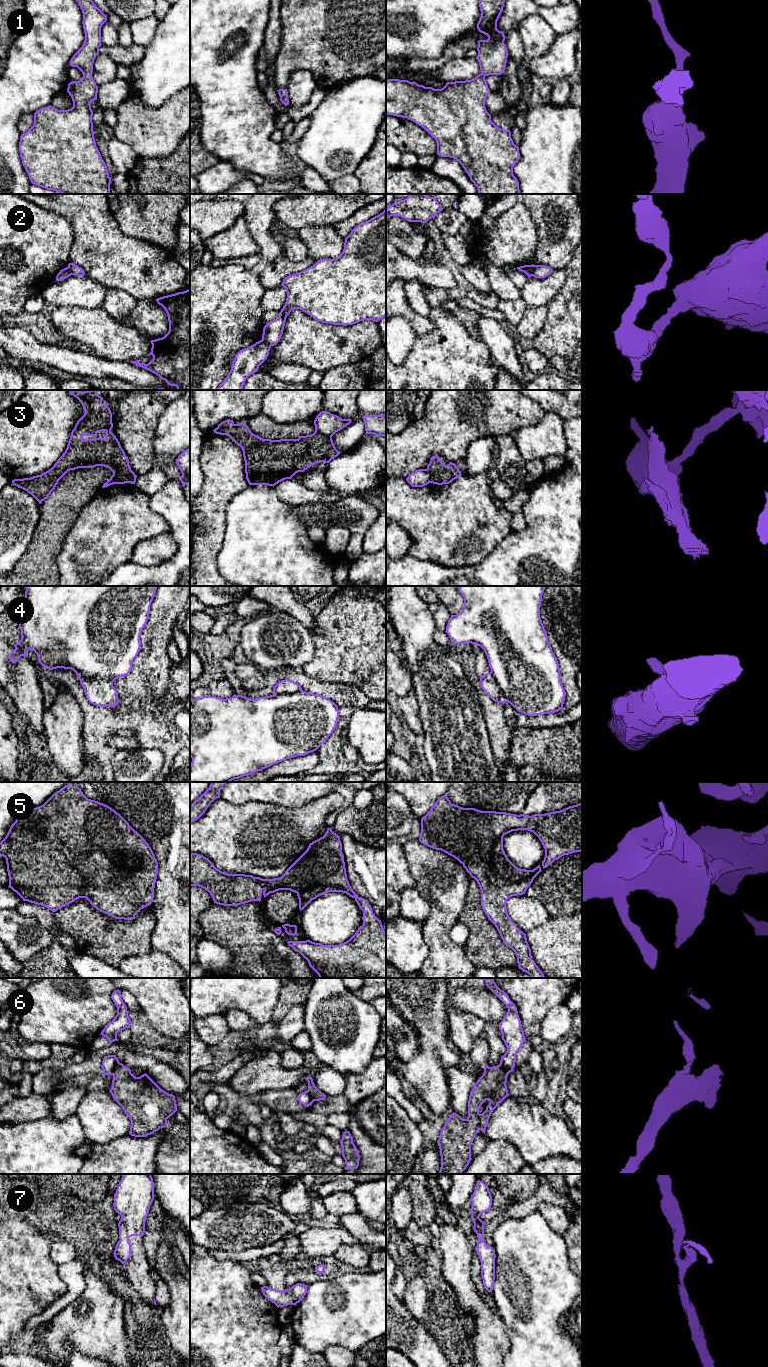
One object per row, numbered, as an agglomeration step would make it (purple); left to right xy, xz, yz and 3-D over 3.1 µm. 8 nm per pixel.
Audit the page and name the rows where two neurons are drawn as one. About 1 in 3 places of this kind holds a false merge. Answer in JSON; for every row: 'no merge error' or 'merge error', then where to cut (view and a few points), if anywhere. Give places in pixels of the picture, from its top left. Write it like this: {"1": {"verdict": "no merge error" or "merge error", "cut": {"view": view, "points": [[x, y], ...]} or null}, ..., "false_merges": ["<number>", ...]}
{"1": {"verdict": "no merge error", "cut": null}, "2": {"verdict": "merge error", "cut": {"view": "yz", "points": [[535, 265], [531, 275]]}}, "3": {"verdict": "merge error", "cut": {"view": "xz", "points": [[315, 430], [331, 436]]}}, "4": {"verdict": "merge error", "cut": {"view": "xy", "points": [[78, 676], [106, 679], [112, 684]]}}, "5": {"verdict": "no merge error", "cut": null}, "6": {"verdict": "merge error", "cut": {"view": "xy", "points": [[119, 1062], [111, 1074]]}}, "7": {"verdict": "no merge error", "cut": null}, "false_merges": ["2", "3", "4", "6"]}

